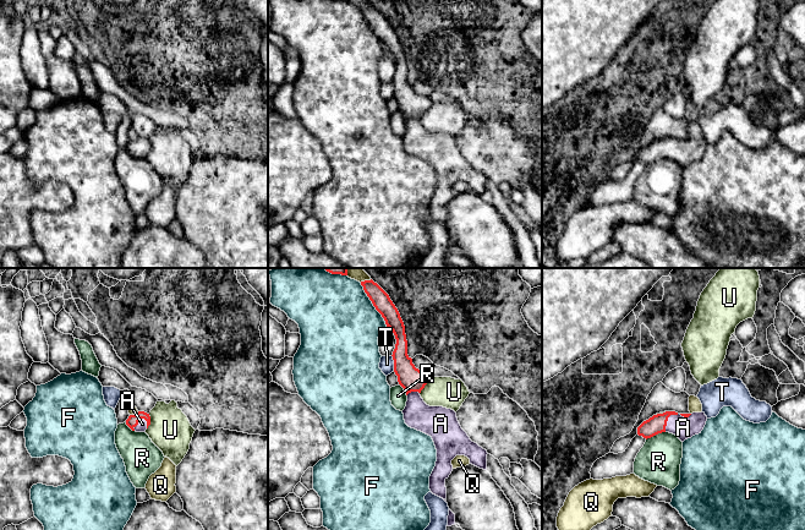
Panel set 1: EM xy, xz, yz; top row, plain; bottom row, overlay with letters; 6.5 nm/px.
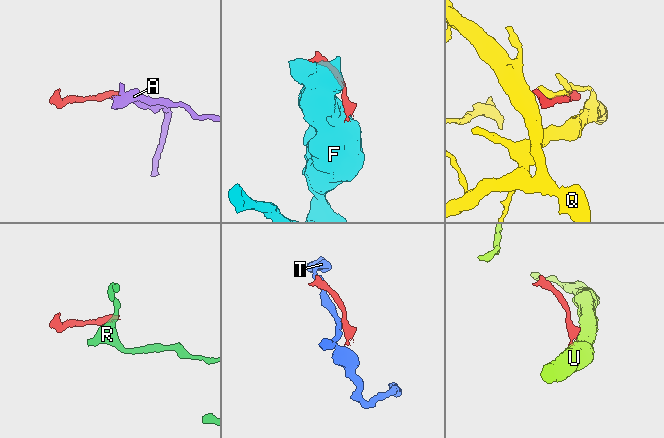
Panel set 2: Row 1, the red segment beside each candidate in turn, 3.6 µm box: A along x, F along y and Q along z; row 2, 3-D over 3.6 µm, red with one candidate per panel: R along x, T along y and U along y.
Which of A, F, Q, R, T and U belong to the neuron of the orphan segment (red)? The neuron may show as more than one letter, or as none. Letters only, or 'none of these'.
A

